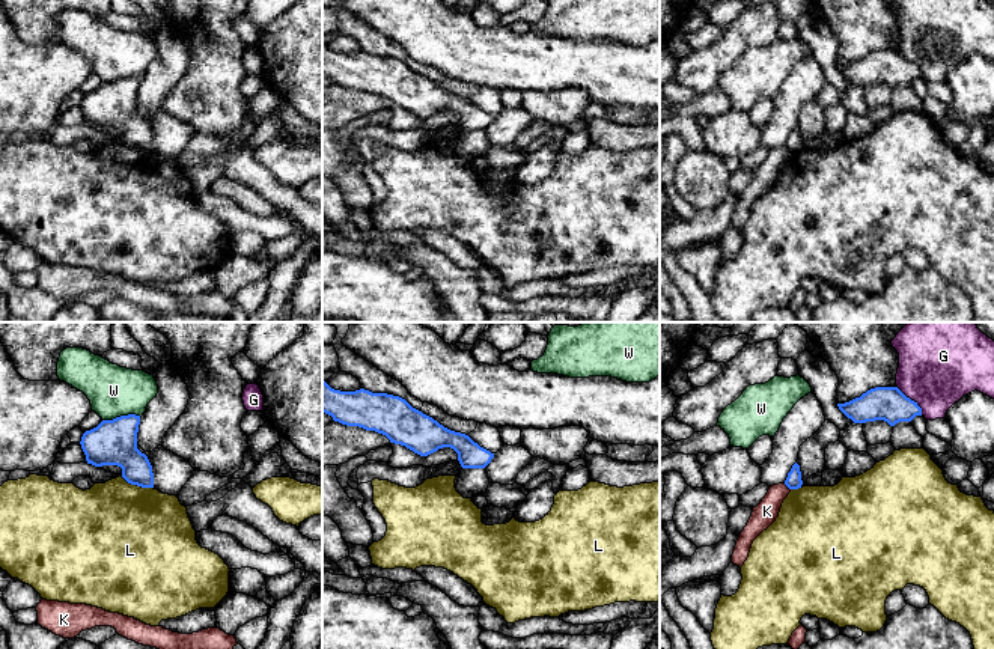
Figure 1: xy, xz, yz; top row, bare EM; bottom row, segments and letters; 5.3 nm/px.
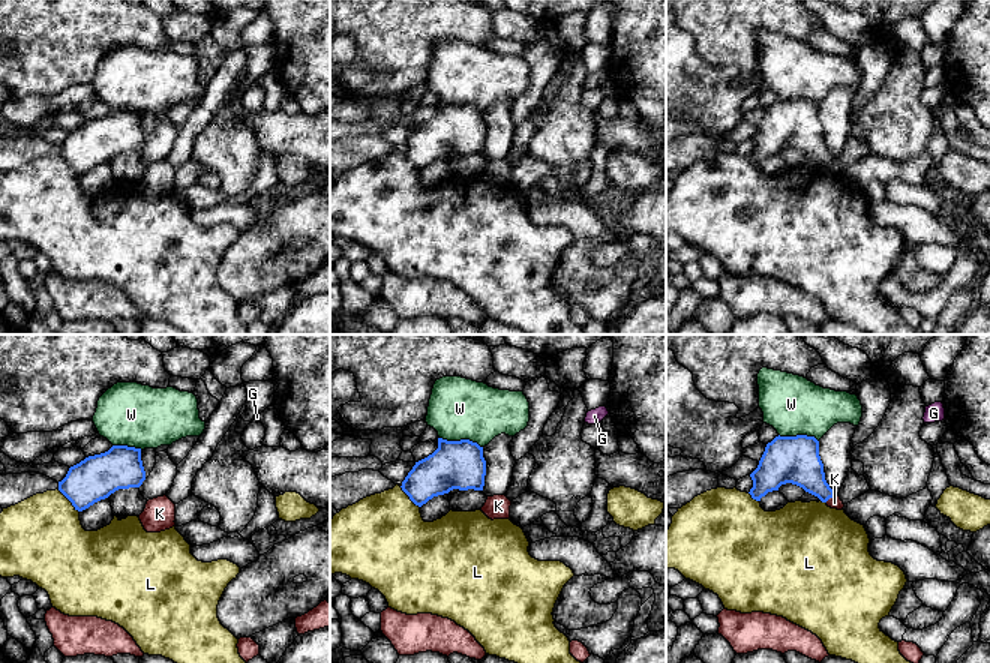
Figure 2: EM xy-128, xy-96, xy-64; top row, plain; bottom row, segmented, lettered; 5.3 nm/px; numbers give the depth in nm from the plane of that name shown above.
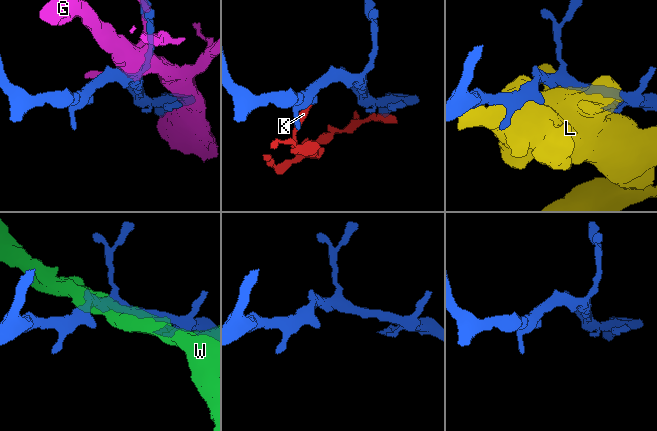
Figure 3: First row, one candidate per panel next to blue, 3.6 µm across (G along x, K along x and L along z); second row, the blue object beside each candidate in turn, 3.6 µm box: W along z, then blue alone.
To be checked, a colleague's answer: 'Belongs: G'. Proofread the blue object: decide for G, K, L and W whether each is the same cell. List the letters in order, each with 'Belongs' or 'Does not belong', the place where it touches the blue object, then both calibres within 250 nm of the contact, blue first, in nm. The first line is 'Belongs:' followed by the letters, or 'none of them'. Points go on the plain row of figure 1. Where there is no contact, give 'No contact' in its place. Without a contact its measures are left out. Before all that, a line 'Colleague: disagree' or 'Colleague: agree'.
Colleague: disagree
Belongs: none of them
G: Does not belong. Touches blue at yz (910, 62). Thickness 190 nm (blue) against 380 nm
K: Does not belong. Touches blue at yz (786, 148). Thickness 80 nm (blue) against 120 nm
L: Does not belong. Touches blue at xy (137, 148). Thickness 220 nm (blue) against 500 nm
W: Does not belong. Touches blue at xy (121, 79). Thickness 240 nm (blue) against 260 nm

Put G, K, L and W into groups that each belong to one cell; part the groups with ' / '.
G / K / L / W

